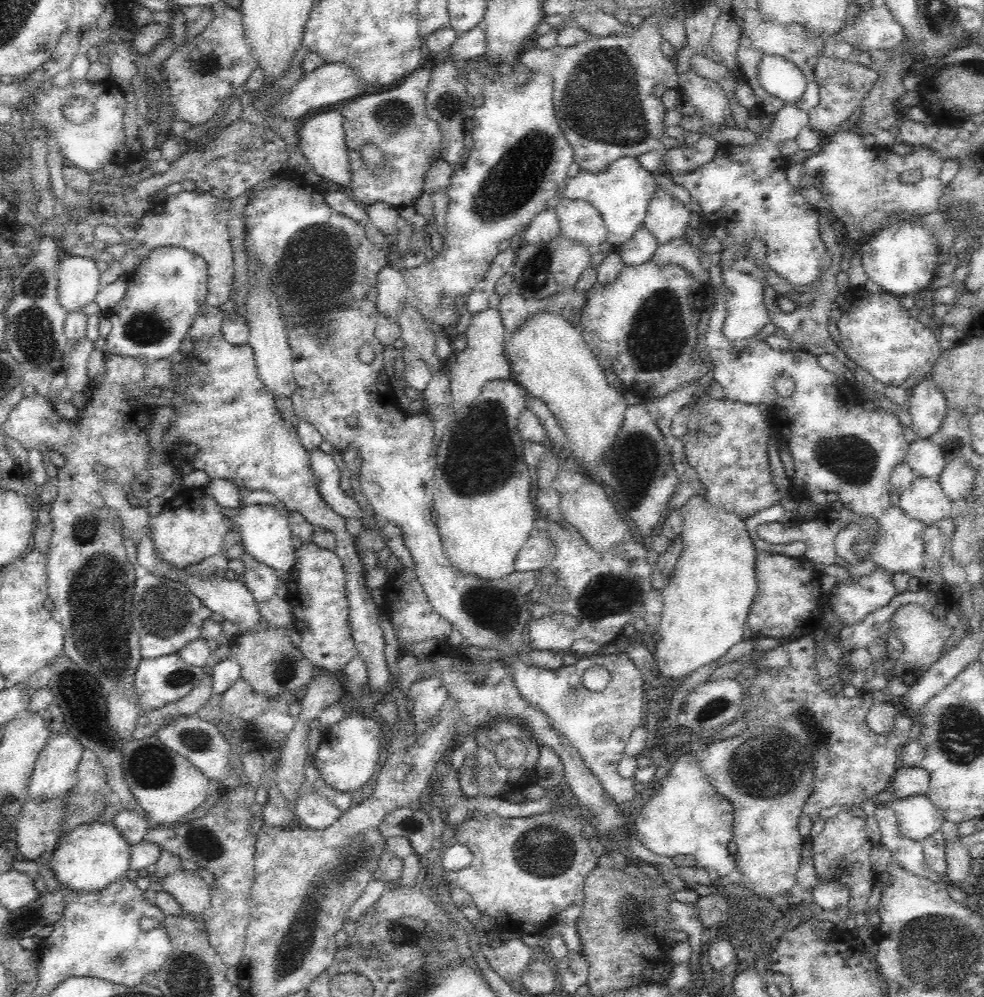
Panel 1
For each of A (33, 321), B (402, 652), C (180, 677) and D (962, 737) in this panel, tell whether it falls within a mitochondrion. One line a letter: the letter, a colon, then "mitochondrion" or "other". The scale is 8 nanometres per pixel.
A: mitochondrion
B: other
C: mitochondrion
D: mitochondrion

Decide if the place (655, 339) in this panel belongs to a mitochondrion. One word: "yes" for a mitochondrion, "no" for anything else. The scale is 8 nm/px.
yes

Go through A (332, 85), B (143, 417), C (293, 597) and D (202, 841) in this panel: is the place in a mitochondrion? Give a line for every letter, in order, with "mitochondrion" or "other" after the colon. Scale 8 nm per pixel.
A: other
B: other
C: other
D: mitochondrion

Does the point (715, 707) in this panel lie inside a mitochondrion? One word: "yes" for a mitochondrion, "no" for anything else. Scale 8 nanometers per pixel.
yes

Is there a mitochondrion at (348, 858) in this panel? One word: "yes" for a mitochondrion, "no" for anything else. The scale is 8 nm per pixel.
yes

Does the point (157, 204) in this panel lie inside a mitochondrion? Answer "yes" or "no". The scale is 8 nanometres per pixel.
no

